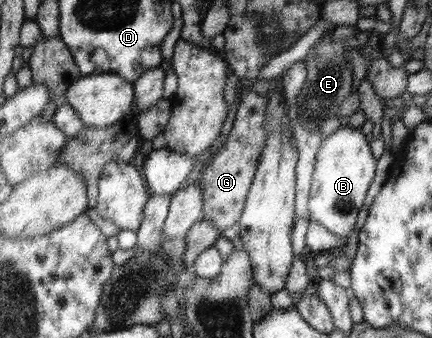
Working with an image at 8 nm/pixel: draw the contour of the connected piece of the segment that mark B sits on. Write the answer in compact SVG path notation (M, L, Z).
M340 126L323 139L314 164L311 189L309 190L309 219L319 222L337 237L347 237L357 225L359 210L365 202L367 188L375 176L375 156L369 142L357 127Z

